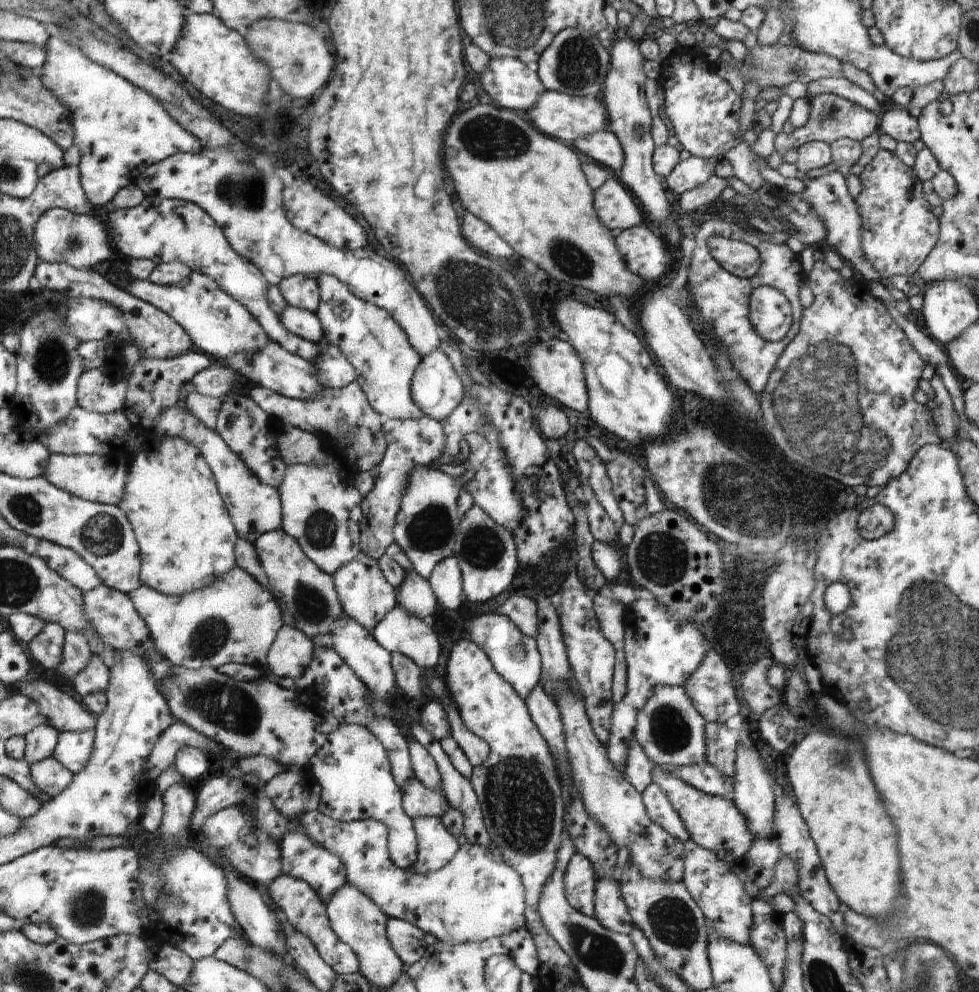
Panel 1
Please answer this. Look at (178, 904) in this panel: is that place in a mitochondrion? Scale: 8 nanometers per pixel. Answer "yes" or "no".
yes

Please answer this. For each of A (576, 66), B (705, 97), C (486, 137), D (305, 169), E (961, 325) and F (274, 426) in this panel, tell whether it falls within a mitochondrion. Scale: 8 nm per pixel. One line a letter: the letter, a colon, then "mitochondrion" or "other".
A: mitochondrion
B: other
C: mitochondrion
D: other
E: other
F: other

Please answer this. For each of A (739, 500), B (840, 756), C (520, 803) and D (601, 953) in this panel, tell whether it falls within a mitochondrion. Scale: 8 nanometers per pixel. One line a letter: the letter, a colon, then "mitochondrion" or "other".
A: mitochondrion
B: mitochondrion
C: mitochondrion
D: mitochondrion

